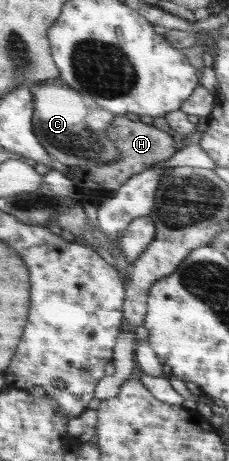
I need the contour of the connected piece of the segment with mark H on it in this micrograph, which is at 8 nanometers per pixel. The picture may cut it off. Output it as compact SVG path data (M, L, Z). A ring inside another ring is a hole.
M117 115L116 119L117 121L113 121L112 125L108 126L107 135L108 139L116 144L117 151L120 153L119 158L100 167L84 169L79 166L69 166L69 172L66 175L71 174L70 180L77 189L119 190L133 175L140 174L159 161L173 158L179 150L178 141L172 132L162 131L153 124L145 124L141 120L129 120L123 115Z

